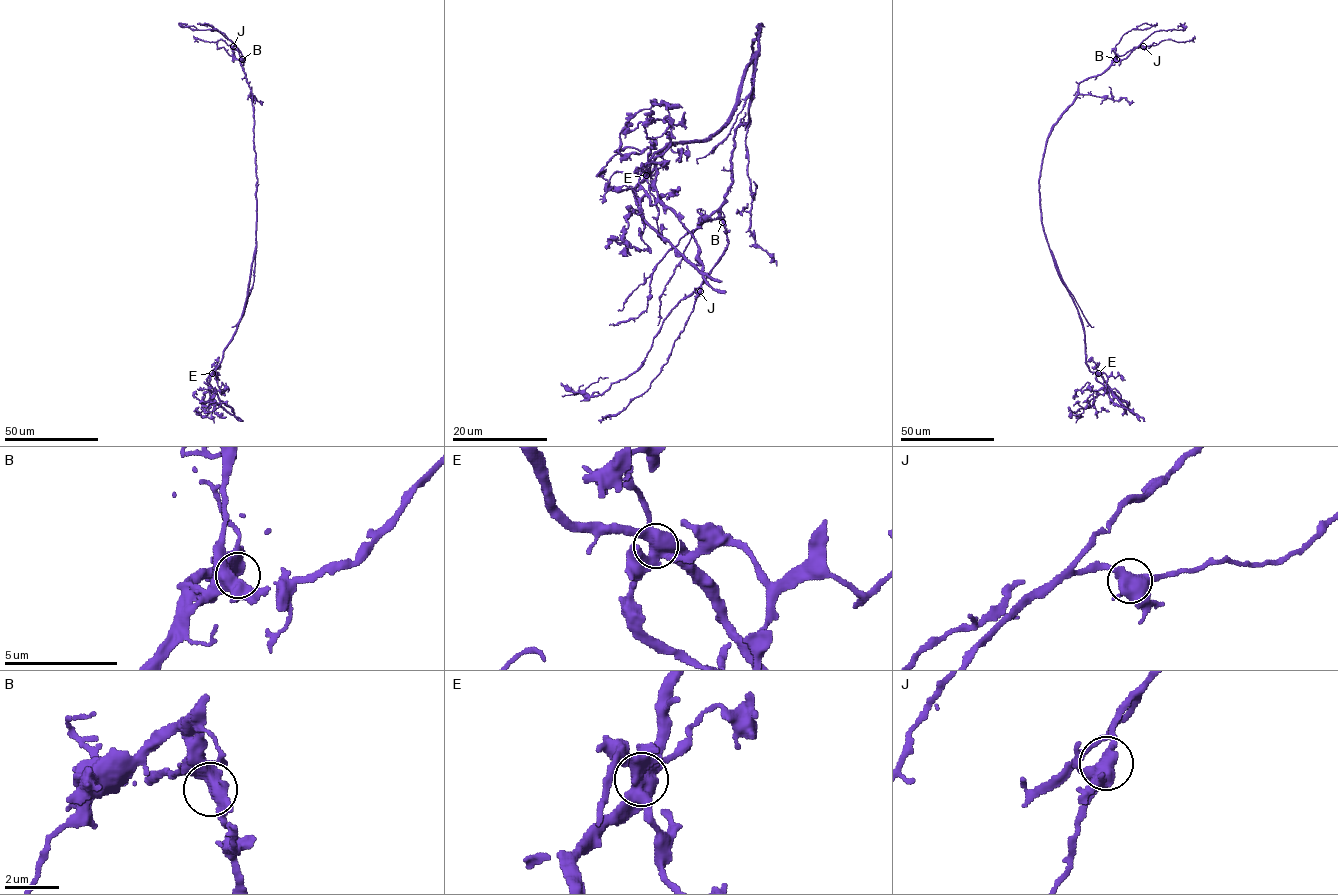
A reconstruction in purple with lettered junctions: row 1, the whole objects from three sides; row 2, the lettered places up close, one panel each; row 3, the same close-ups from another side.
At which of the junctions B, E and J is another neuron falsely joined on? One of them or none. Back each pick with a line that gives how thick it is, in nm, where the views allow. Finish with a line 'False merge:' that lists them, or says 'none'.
False merge: none

